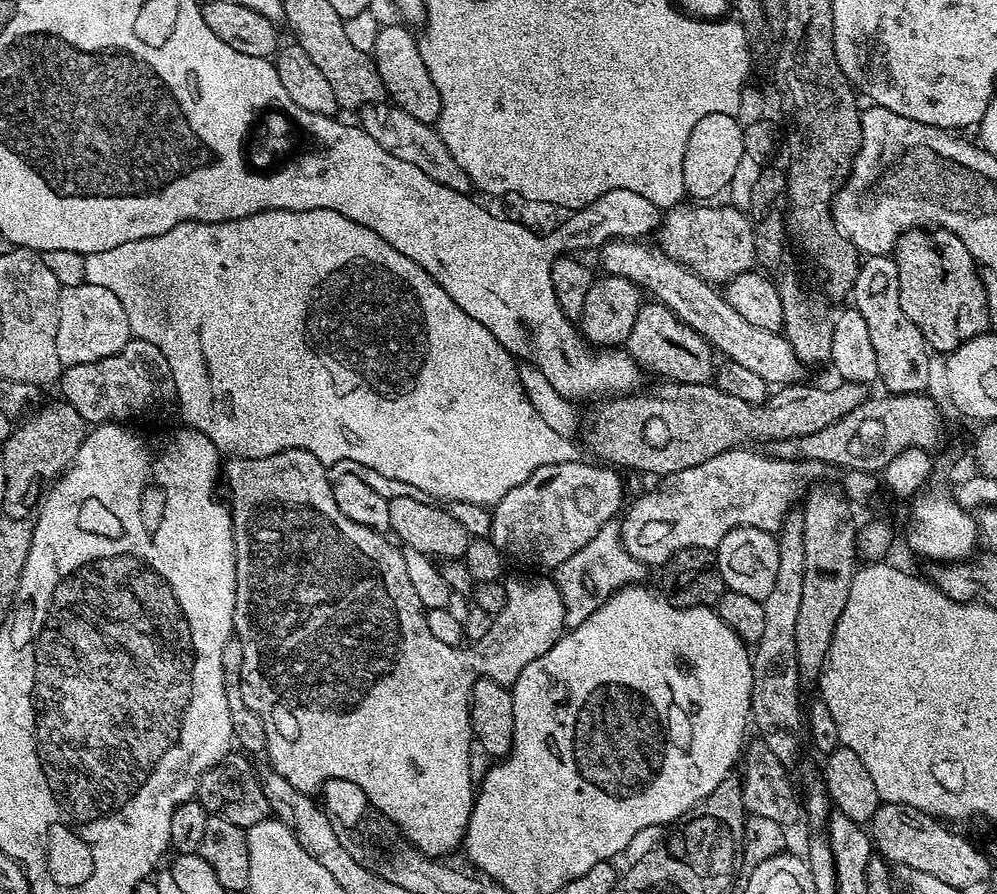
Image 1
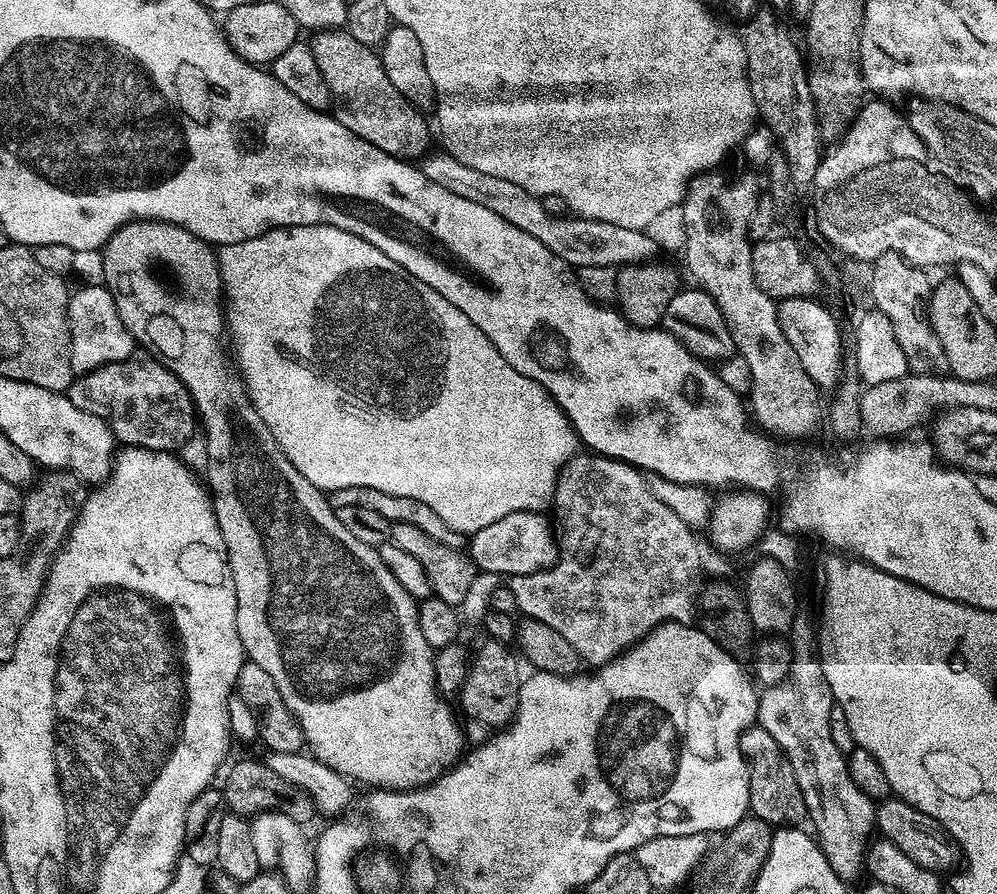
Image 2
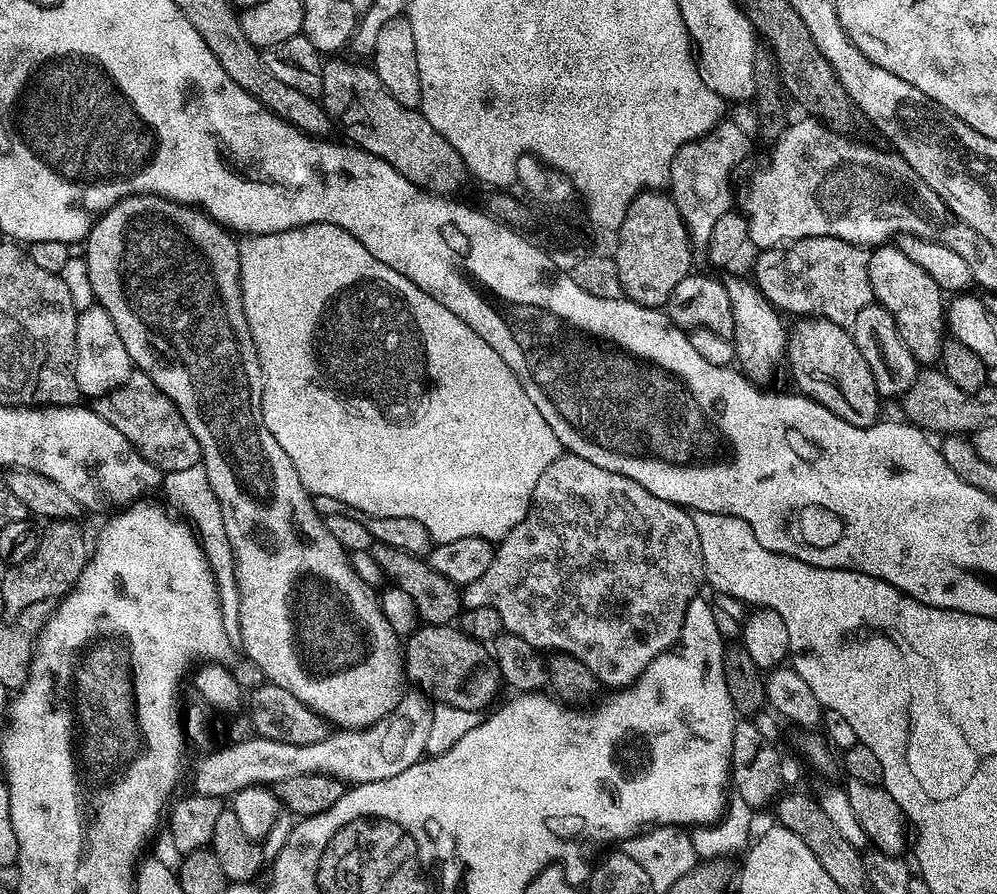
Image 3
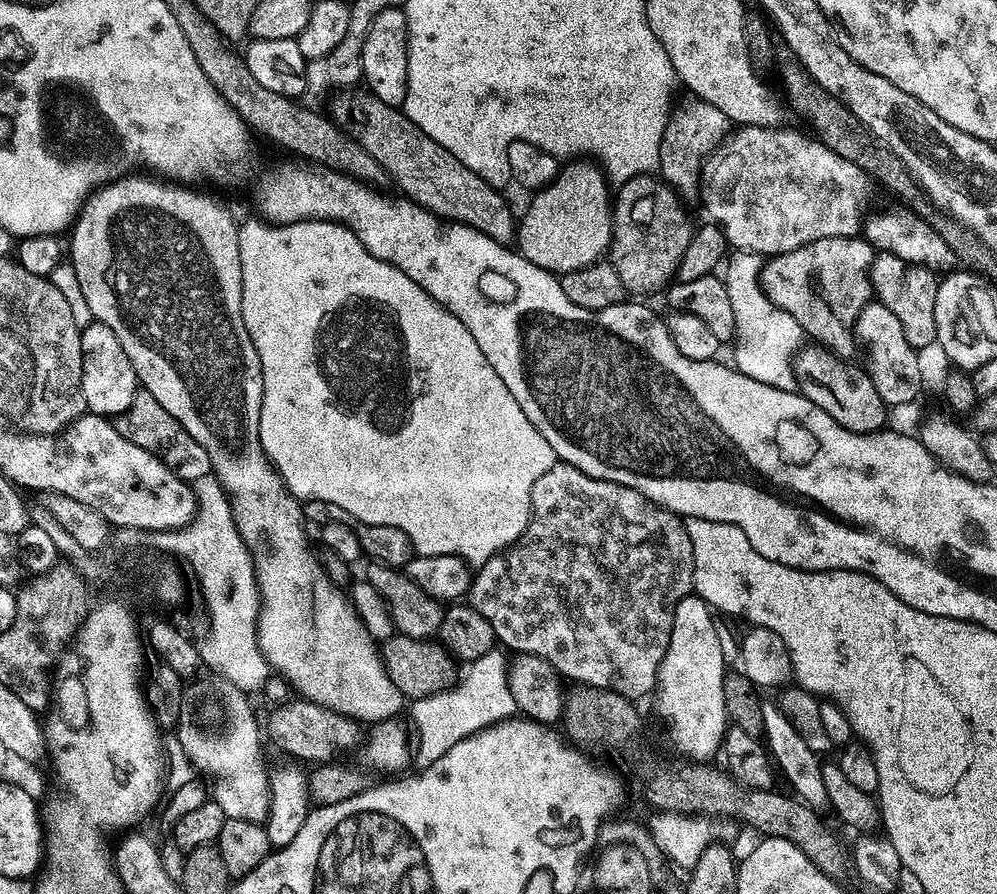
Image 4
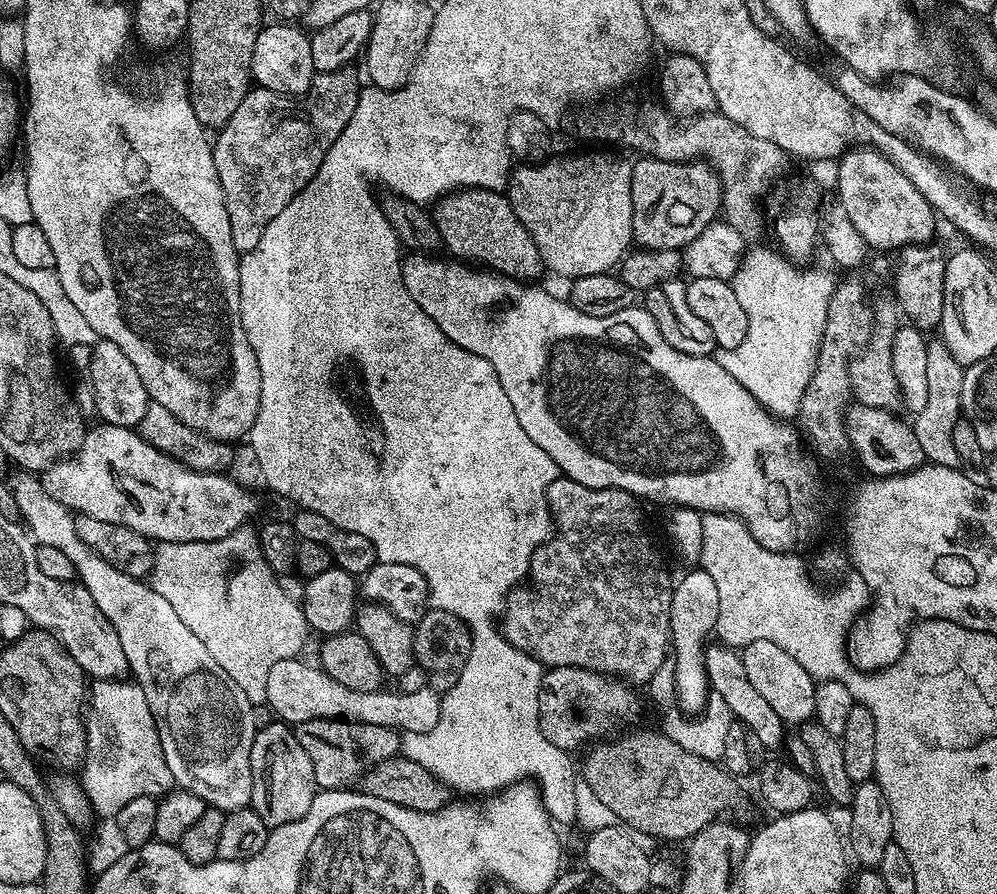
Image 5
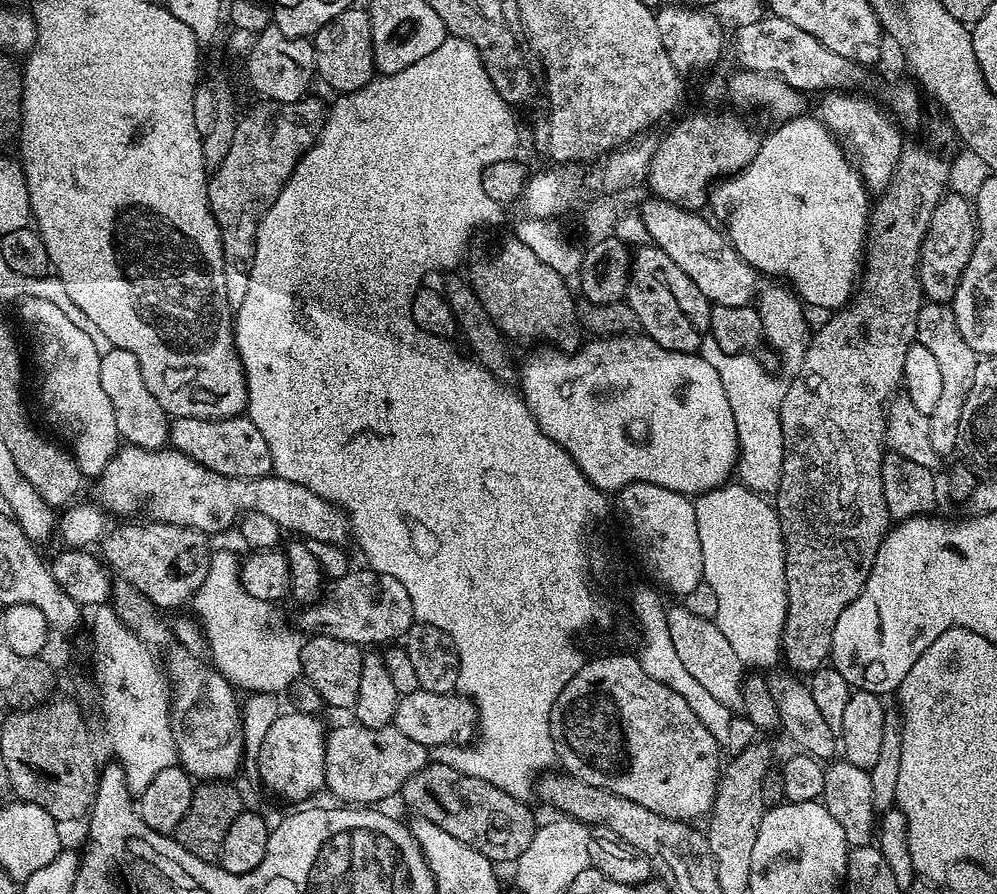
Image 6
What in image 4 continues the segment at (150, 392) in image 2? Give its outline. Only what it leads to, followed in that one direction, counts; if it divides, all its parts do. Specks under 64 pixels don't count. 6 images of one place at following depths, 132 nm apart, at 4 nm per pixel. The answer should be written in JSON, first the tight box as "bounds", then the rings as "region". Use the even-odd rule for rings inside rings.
{"bounds":[114,390,213,482],"region":[[[137,390],[128,409],[115,417],[114,423],[118,434],[122,434],[126,442],[134,442],[134,446],[142,446],[142,450],[157,456],[178,478],[195,482],[203,476],[213,475],[210,454],[206,454],[206,450],[202,450],[202,446],[194,442],[190,434],[186,434],[178,421],[166,414],[165,408],[154,399],[154,394]]]}

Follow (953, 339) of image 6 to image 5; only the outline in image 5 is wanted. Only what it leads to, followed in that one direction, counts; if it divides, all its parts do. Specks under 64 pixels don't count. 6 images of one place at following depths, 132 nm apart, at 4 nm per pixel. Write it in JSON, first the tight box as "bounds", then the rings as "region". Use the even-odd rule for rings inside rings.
{"bounds":[912,338,965,468],"region":[[[939,338],[928,340],[926,346],[926,406],[922,406],[920,412],[915,413],[912,429],[922,446],[922,454],[925,461],[947,468],[960,468],[958,450],[954,450],[954,426],[962,418],[960,399],[962,398],[962,378],[965,365],[950,354],[946,348],[946,342]]]}

